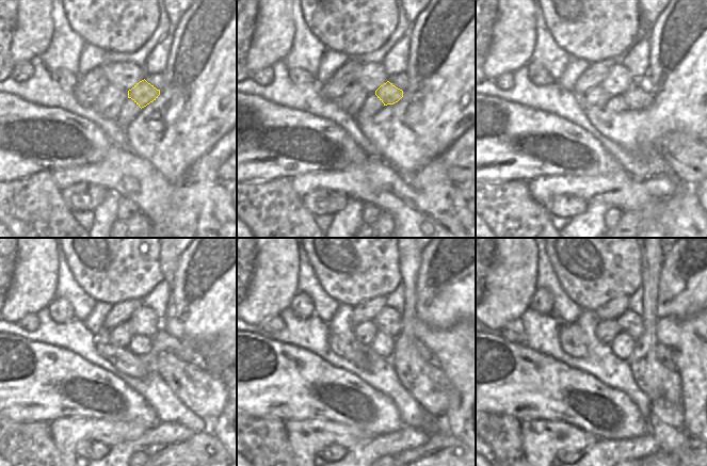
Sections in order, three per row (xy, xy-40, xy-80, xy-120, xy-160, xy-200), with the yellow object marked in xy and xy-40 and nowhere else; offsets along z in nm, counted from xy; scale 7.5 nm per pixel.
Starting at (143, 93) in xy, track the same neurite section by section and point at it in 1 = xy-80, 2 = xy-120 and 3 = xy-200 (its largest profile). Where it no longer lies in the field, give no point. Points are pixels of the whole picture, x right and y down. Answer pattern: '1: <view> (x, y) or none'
1: xy-80 (635, 98)
2: xy-120 (162, 341)
3: xy-200 (664, 354)

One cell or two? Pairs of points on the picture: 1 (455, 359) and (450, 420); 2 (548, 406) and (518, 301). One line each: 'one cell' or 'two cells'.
1: one cell
2: two cells

